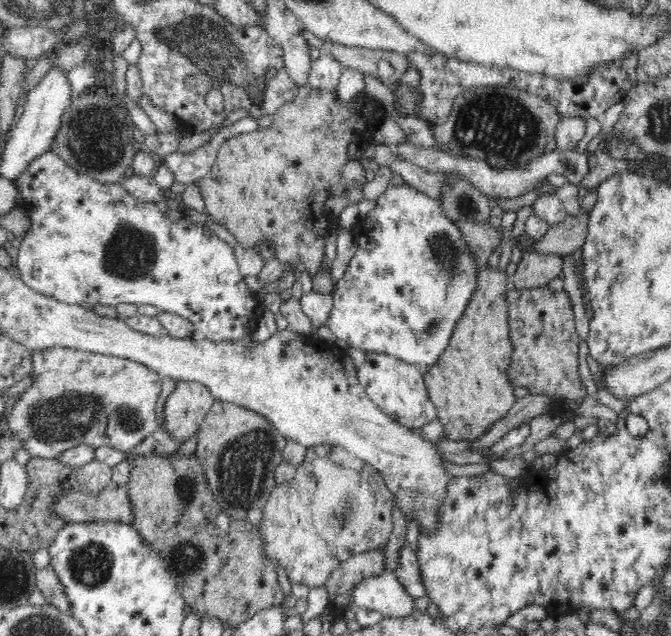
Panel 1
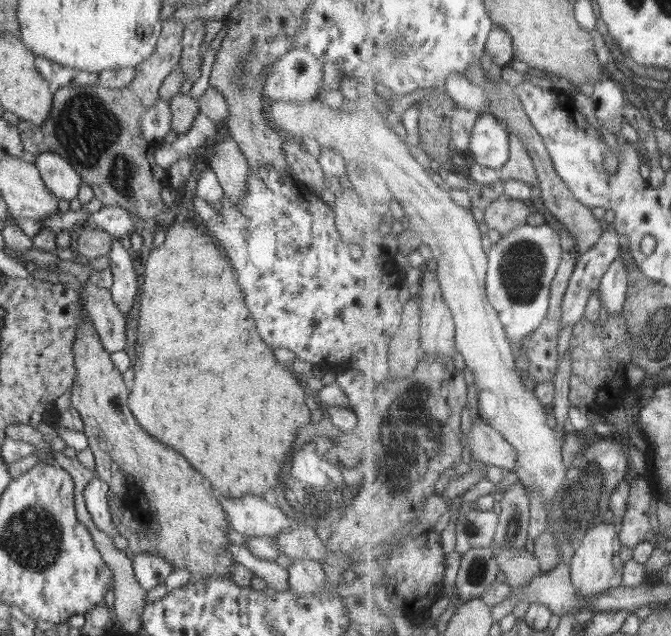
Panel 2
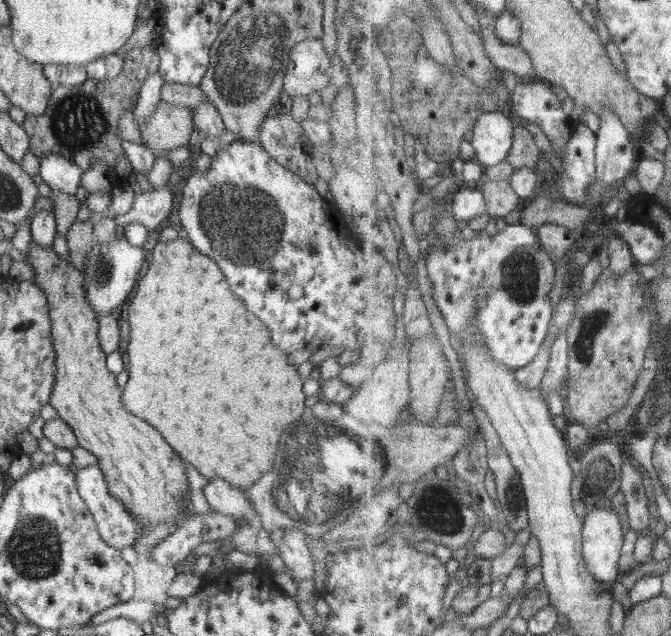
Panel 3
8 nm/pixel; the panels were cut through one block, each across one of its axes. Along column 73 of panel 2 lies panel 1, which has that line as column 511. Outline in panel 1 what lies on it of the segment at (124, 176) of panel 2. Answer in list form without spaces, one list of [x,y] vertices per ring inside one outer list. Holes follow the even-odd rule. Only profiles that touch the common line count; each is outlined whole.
[[[519,82],[494,86],[479,86],[464,90],[451,108],[448,118],[431,128],[438,149],[460,157],[484,160],[492,167],[517,167],[527,165],[540,153],[556,150],[555,130],[559,123],[557,108],[534,94],[528,93]]]

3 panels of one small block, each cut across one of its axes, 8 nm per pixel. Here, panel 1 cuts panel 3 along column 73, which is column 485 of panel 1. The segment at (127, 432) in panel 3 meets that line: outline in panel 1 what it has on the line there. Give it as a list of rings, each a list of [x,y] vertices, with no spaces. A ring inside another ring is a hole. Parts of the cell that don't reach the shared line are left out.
[[[488,265],[476,271],[477,285],[464,316],[458,320],[450,344],[424,374],[430,400],[444,425],[445,435],[455,442],[474,442],[509,412],[516,398],[508,378],[512,343],[508,327],[508,284],[511,280]]]

